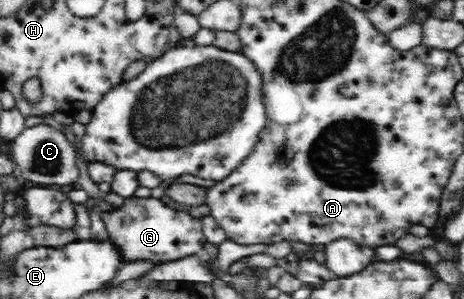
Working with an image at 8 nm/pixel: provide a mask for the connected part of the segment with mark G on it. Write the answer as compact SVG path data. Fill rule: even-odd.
M132 195L124 198L122 206L100 215L106 221L109 240L118 251L121 264L132 264L146 260L154 266L166 265L193 255L202 255L207 237L203 234L201 220L181 210L181 206L170 208L161 199Z

